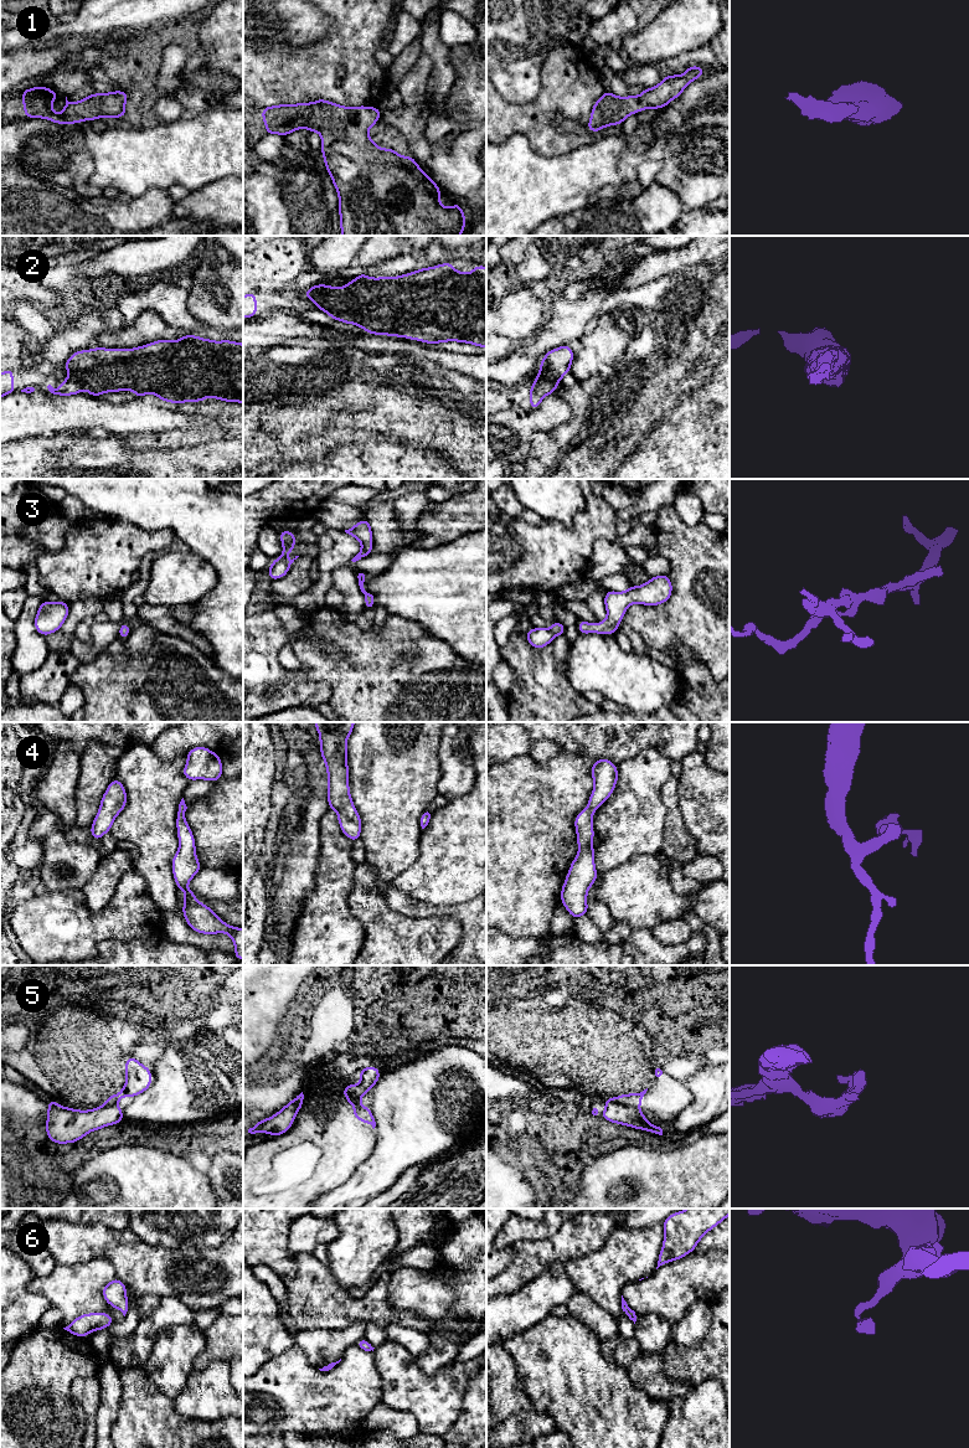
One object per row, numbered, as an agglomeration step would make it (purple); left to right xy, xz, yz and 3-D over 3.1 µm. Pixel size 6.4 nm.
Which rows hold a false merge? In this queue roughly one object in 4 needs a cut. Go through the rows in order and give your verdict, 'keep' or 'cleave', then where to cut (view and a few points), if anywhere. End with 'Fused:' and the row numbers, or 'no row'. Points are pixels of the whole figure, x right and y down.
1: keep; cut none
2: keep; cut none
3: keep; cut none
4: keep; cut none
5: cleave; cut yz (606, 1099), (628, 1104), (639, 1112)
6: keep; cut none
Fused: 5

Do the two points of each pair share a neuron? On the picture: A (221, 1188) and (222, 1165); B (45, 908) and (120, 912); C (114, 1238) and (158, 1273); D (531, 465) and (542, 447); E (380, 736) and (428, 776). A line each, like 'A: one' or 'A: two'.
A: one
B: one
C: one
D: one
E: one

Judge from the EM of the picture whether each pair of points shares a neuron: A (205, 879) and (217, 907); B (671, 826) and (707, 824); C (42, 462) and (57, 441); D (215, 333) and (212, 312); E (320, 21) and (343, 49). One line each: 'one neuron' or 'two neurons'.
A: two neurons
B: two neurons
C: one neuron
D: two neurons
E: two neurons

